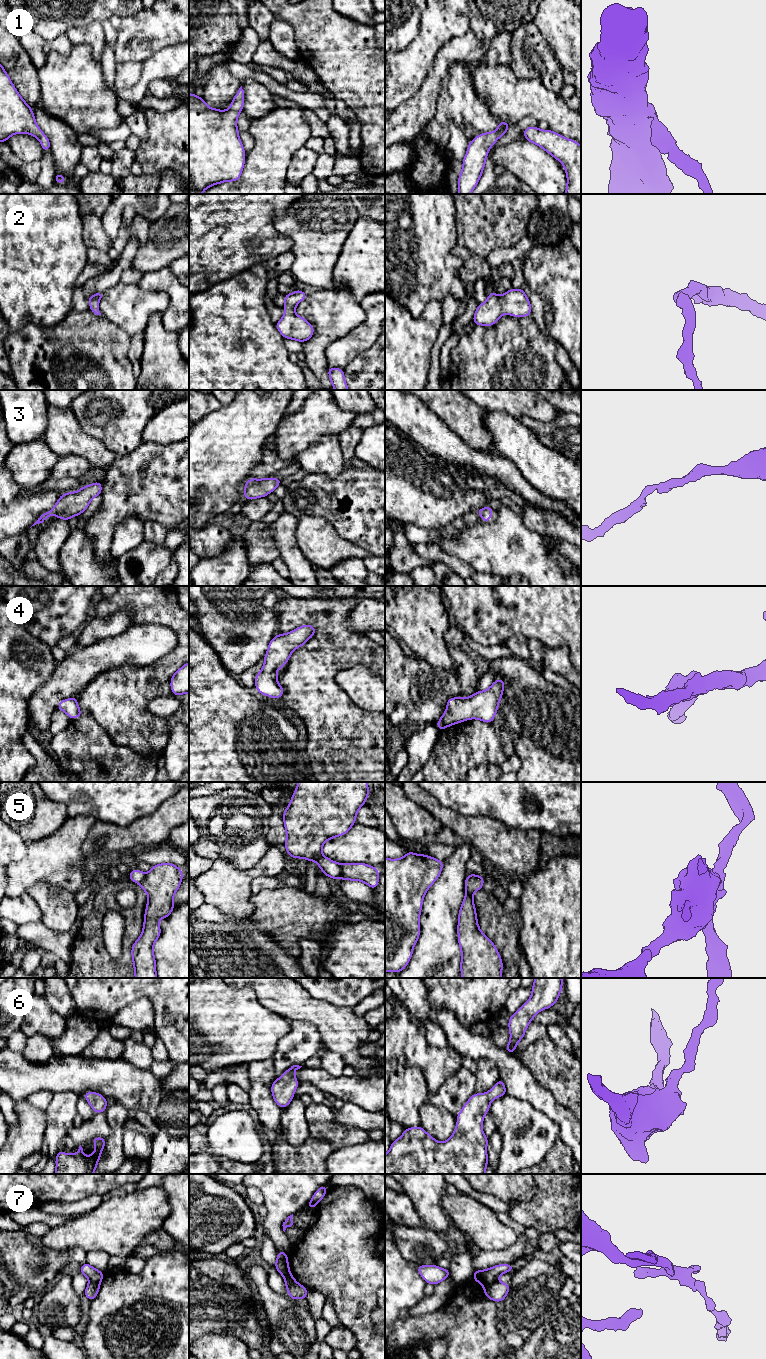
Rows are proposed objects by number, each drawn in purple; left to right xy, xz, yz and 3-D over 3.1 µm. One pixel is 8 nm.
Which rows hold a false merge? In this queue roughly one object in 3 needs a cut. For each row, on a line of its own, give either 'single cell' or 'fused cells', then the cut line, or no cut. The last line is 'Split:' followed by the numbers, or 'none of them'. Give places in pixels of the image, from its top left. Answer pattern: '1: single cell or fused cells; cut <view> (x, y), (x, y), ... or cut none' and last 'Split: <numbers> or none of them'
1: single cell; cut none
2: single cell; cut none
3: single cell; cut none
4: single cell; cut none
5: fused cells; cut xz (339, 864), (340, 876)
6: single cell; cut none
7: fused cells; cut yz (496, 1279), (484, 1286)
Split: 5, 7

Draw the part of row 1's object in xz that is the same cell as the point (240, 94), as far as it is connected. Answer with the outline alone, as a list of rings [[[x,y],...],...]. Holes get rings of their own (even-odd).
[[[239,88],[229,109],[220,111],[207,106],[203,97],[189,94],[189,194],[202,194],[211,186],[227,181],[237,182],[245,165],[246,152],[239,138],[237,119],[244,106],[244,90]]]

